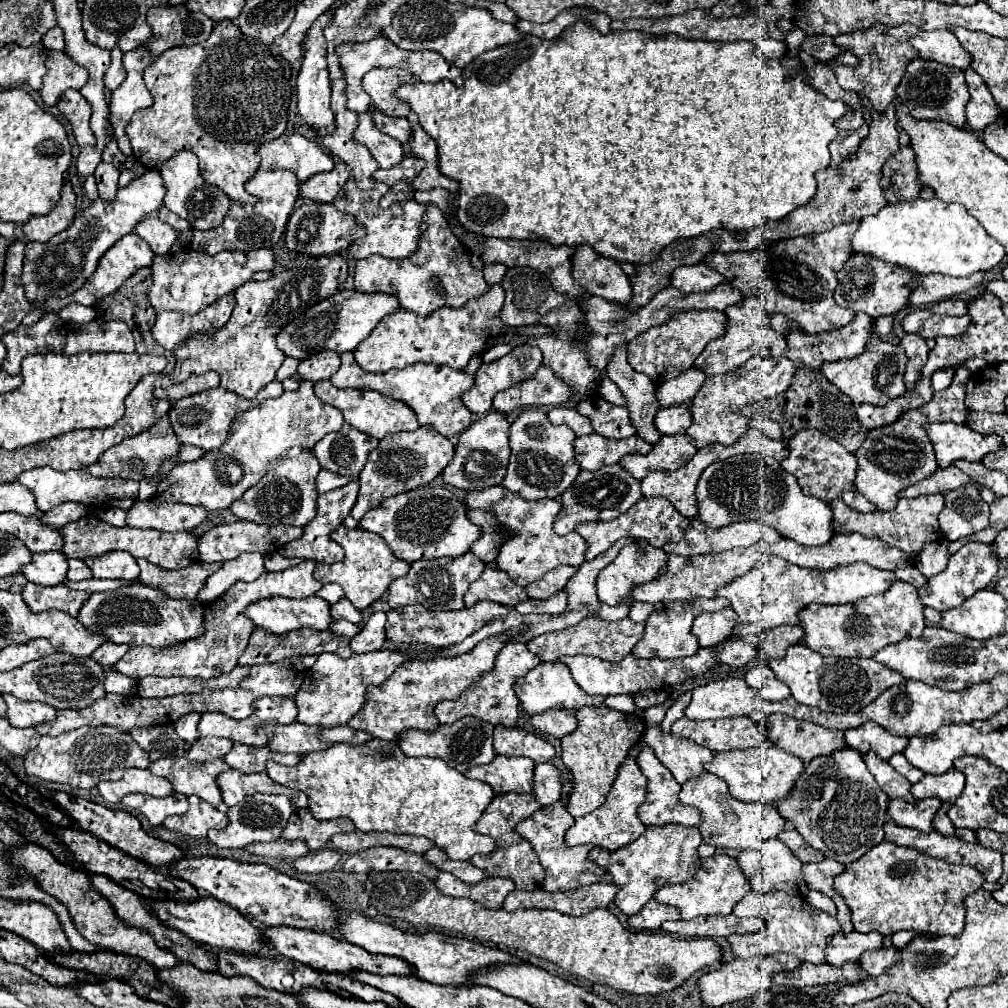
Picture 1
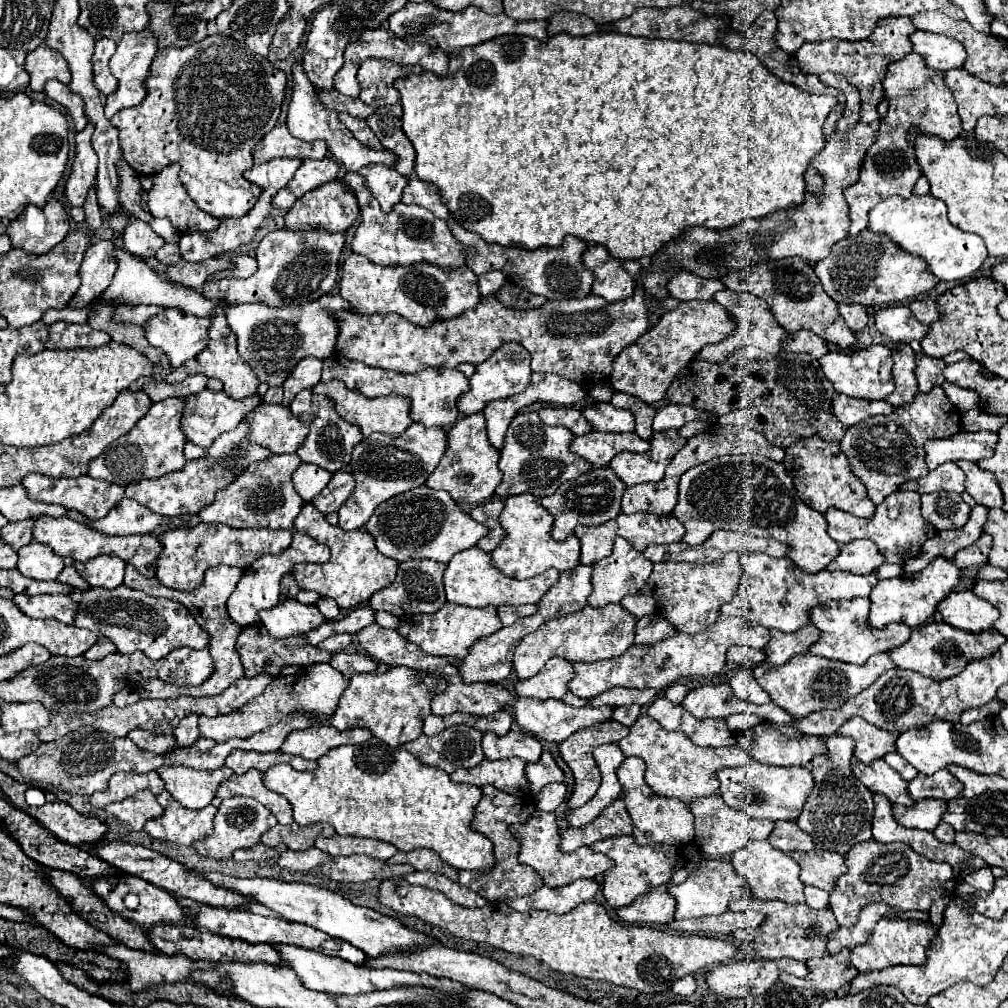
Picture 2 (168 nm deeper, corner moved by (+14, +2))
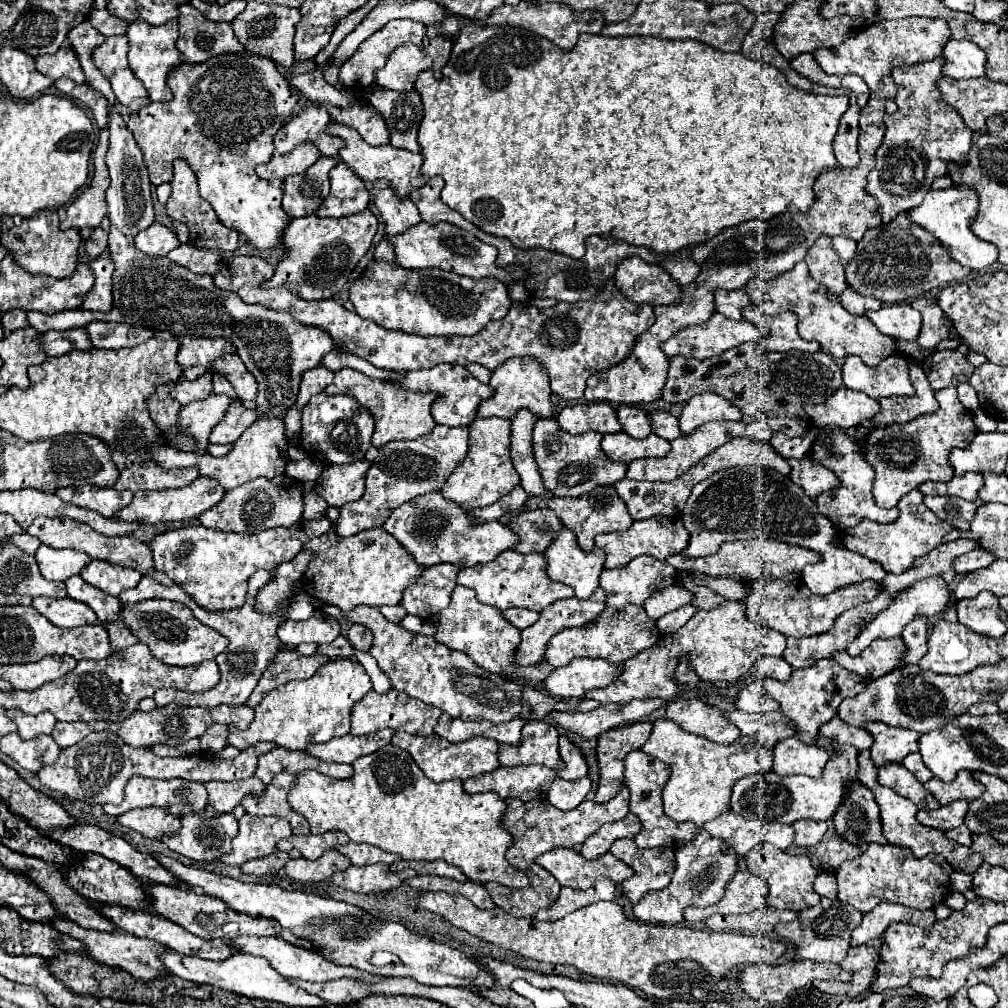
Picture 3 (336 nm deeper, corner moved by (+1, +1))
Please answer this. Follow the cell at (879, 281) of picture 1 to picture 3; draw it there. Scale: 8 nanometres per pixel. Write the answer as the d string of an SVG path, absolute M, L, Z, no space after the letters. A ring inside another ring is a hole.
M899 213L887 225L865 233L865 237L857 243L855 257L847 263L845 275L847 283L863 295L871 295L881 303L905 303L931 289L961 283L971 275L971 269L959 265L959 261L955 261L927 229L921 229L917 223L909 221L907 213Z

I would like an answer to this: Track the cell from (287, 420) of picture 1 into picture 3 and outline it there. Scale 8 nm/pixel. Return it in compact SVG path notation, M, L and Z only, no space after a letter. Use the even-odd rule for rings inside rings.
M197 477L191 485L183 489L169 489L163 493L147 493L139 491L133 495L131 505L115 513L115 519L121 519L125 523L141 523L141 525L155 525L155 523L167 523L167 521L187 521L187 519L197 519L203 511L211 509L223 499L225 491L217 481L211 481L211 477Z

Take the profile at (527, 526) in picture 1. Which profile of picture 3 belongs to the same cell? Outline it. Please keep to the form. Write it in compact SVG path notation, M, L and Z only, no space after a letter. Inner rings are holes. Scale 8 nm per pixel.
M563 529L543 555L549 561L549 577L573 587L575 597L589 599L599 587L599 575L605 563L603 549L595 547L591 553L583 553L577 545L575 533L569 533L569 529Z

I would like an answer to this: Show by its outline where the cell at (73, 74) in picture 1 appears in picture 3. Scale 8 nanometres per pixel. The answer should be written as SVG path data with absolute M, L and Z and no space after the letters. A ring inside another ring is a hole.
M67 41L61 45L61 49L57 53L47 55L47 57L37 57L35 65L37 65L39 73L43 73L43 75L47 75L51 79L69 77L73 81L85 83L85 73L81 69L77 53L73 51L73 47Z

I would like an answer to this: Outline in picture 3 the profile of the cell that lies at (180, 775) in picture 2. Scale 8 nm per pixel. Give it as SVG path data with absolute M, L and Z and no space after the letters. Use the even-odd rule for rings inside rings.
M249 777L247 781L235 781L235 783L211 781L211 783L207 783L207 791L209 791L209 805L215 811L231 813L237 805L241 805L243 797L263 795L265 785L257 777Z

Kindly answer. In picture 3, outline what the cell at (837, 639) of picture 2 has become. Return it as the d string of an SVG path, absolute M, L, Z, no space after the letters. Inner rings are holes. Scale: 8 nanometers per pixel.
M893 637L893 639L879 639L873 641L859 657L851 657L845 651L839 651L833 655L835 661L839 661L839 665L843 665L845 669L861 675L861 677L883 677L895 669L905 667L903 665L903 653L907 651L907 645L903 643L901 637Z

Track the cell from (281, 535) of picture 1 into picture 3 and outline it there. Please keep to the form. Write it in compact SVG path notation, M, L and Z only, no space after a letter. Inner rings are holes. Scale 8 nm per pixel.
M327 517L317 521L301 519L291 527L265 529L255 535L225 533L197 525L161 533L149 543L149 547L153 551L155 567L181 585L197 601L197 605L207 611L227 611L239 609L245 603L247 581L255 571L271 571L281 563L293 561L309 539L319 537L329 529L331 521Z

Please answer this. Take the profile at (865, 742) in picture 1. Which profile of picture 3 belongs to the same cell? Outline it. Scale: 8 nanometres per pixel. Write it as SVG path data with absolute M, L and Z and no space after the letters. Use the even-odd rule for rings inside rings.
M867 723L865 729L873 735L871 761L879 767L885 763L901 763L905 755L917 751L919 733L903 727L889 727L883 723Z

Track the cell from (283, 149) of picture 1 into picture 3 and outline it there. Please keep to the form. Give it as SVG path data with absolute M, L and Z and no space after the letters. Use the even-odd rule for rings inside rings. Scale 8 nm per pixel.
M309 105L299 115L291 117L289 123L285 123L277 135L275 135L275 153L283 155L295 149L295 145L303 141L311 141L319 147L323 155L335 157L339 149L345 145L339 137L327 133L327 123L331 117L321 105Z

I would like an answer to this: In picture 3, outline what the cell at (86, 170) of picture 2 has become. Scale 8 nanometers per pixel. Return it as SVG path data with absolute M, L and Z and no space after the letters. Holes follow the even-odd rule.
M103 129L97 151L95 151L95 173L93 181L87 189L83 189L67 209L67 217L61 221L61 229L85 229L91 227L95 229L101 219L107 215L107 201L105 201L105 191L109 187L109 171L105 165L105 153L109 147L109 131Z

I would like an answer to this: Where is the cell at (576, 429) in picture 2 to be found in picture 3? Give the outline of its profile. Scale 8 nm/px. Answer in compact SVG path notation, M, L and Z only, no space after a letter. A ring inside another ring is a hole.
M583 403L565 407L557 415L557 423L571 435L581 435L587 431L599 431L605 435L619 433L623 429L619 425L615 407L609 403Z

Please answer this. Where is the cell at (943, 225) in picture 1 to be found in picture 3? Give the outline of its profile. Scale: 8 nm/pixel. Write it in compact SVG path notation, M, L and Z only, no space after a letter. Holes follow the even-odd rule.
M957 185L957 187L949 187L949 189L941 189L941 191L931 189L925 195L923 203L909 211L909 217L923 229L929 229L929 233L933 233L935 239L939 239L941 245L945 245L961 265L967 265L973 271L981 271L997 261L997 249L995 249L995 245L979 241L973 235L971 225L973 225L977 213L979 213L979 197L977 197L975 187Z

